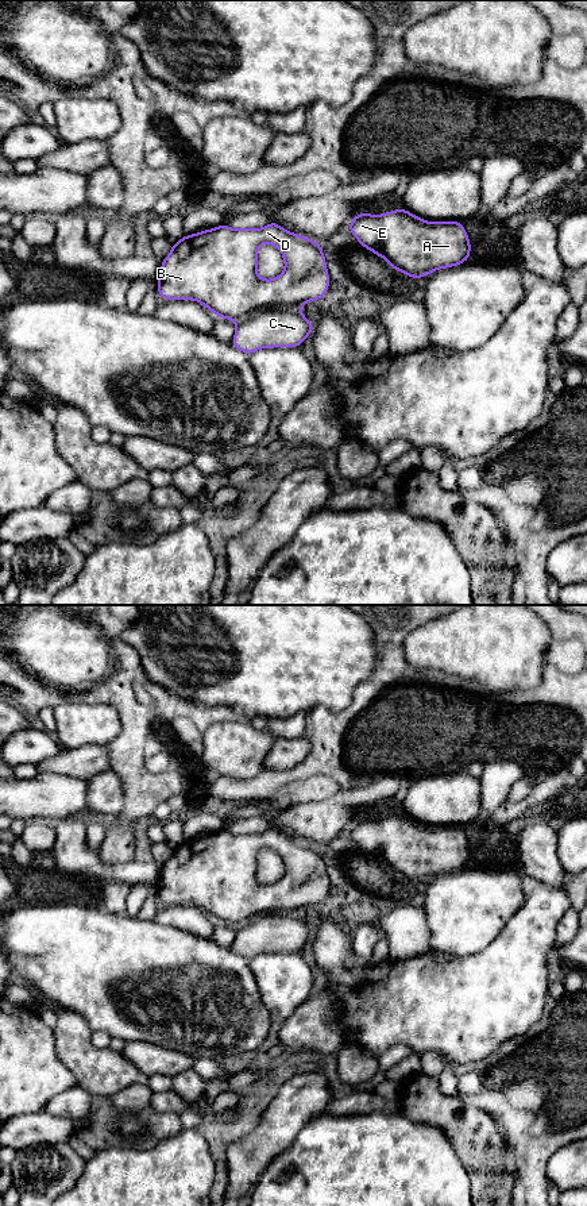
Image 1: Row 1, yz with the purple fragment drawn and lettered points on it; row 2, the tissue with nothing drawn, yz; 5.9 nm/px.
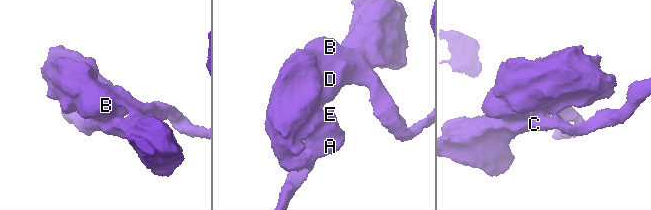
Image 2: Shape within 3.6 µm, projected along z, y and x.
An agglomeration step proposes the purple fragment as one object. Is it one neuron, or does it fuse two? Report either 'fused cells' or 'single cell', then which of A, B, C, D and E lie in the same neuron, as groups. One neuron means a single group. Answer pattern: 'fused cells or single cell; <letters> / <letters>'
fused cells; A B D E / C

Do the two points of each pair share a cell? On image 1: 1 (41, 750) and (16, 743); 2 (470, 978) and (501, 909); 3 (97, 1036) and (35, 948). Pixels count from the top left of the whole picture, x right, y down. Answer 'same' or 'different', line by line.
1: same
2: different
3: different

